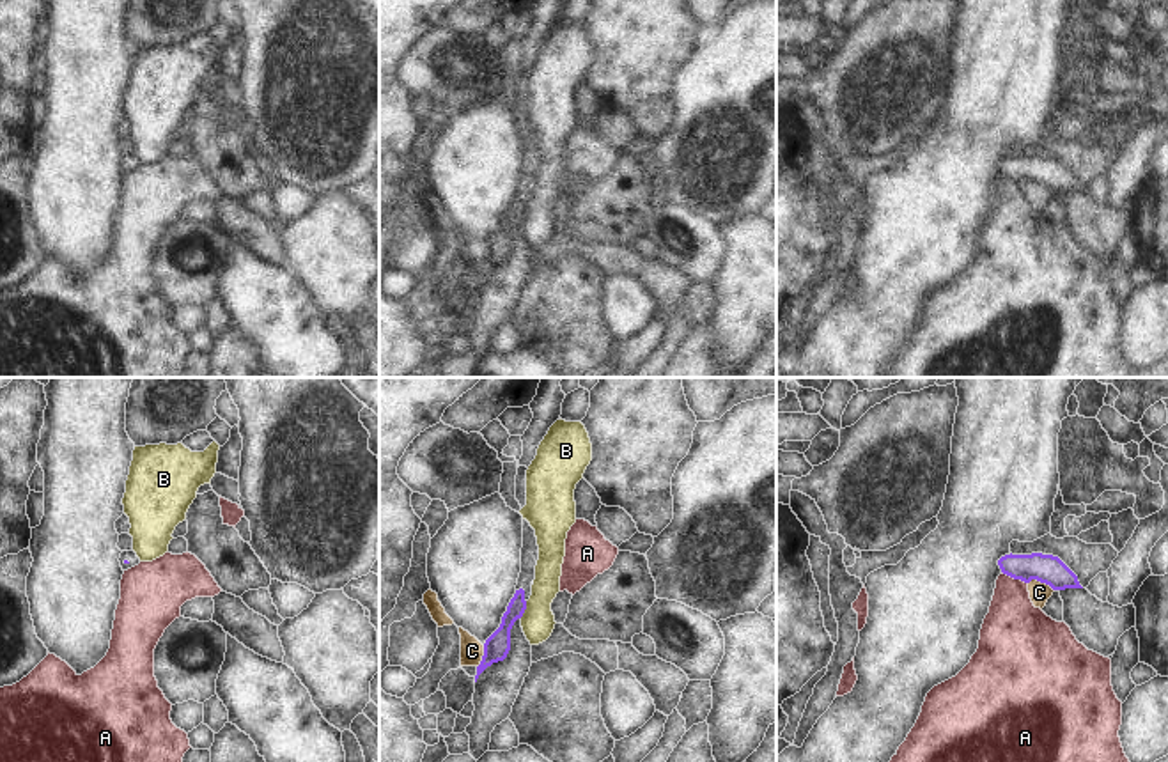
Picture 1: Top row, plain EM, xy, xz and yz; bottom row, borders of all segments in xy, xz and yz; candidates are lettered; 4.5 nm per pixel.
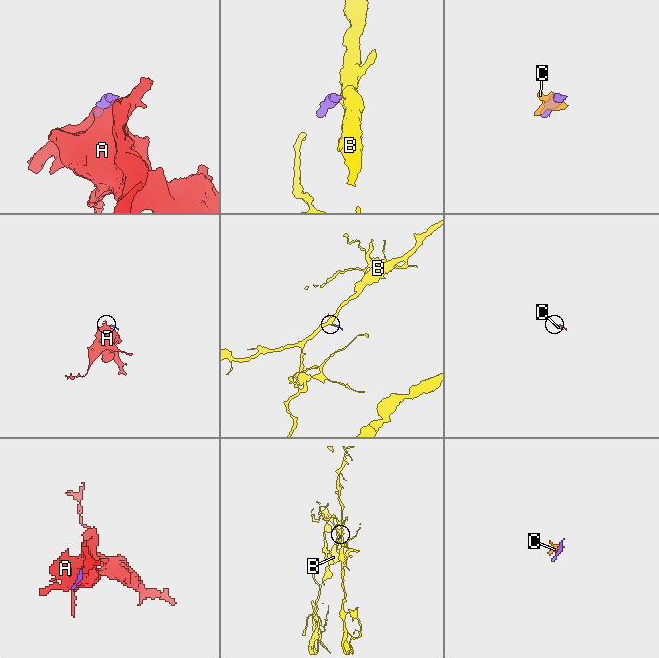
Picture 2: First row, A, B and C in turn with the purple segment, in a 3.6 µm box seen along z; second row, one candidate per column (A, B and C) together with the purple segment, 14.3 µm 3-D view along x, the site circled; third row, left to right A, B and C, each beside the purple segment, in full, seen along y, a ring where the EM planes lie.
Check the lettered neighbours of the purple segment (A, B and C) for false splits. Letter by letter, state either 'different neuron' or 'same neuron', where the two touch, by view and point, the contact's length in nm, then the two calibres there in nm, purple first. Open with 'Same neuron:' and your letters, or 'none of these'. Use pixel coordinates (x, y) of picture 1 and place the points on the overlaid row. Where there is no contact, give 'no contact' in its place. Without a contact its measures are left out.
Same neuron: none of these
A: different neuron; meets purple in yz at (1014, 578); contact 130 nm long; 130 nm thick on the purple side, 300 nm on the other
B: different neuron; meets purple in xz at (525, 608); contact 90 nm long; 120 nm thick on the purple side, 150 nm on the other
C: different neuron; meets purple in yz at (1041, 582); contact 130 nm long; 130 nm thick on the purple side, 100 nm on the other

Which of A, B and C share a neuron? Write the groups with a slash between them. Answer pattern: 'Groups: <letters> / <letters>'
Groups: A / B C.

